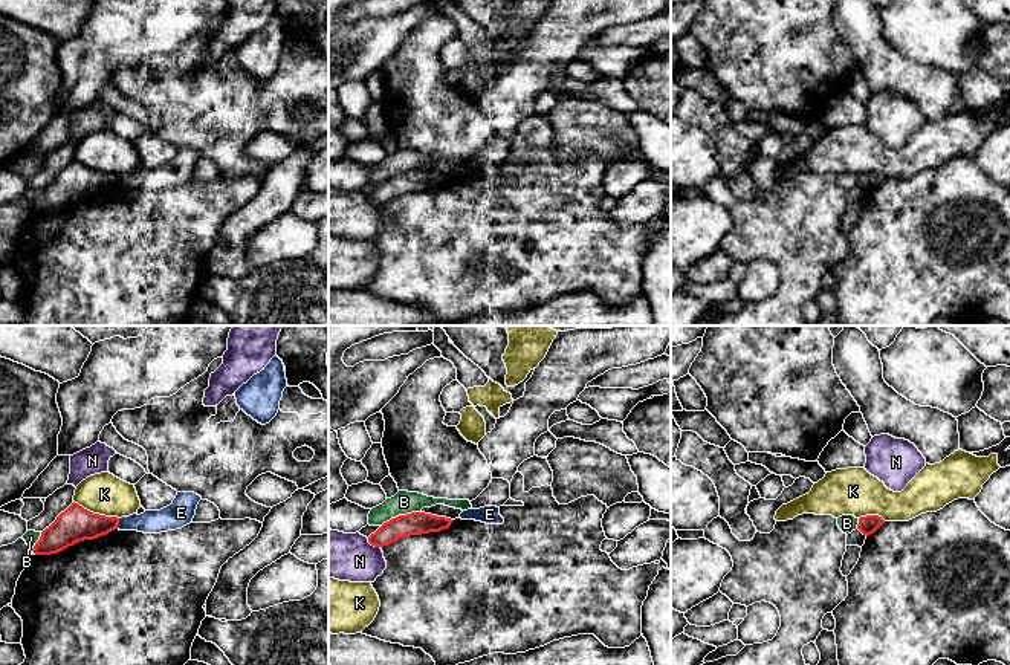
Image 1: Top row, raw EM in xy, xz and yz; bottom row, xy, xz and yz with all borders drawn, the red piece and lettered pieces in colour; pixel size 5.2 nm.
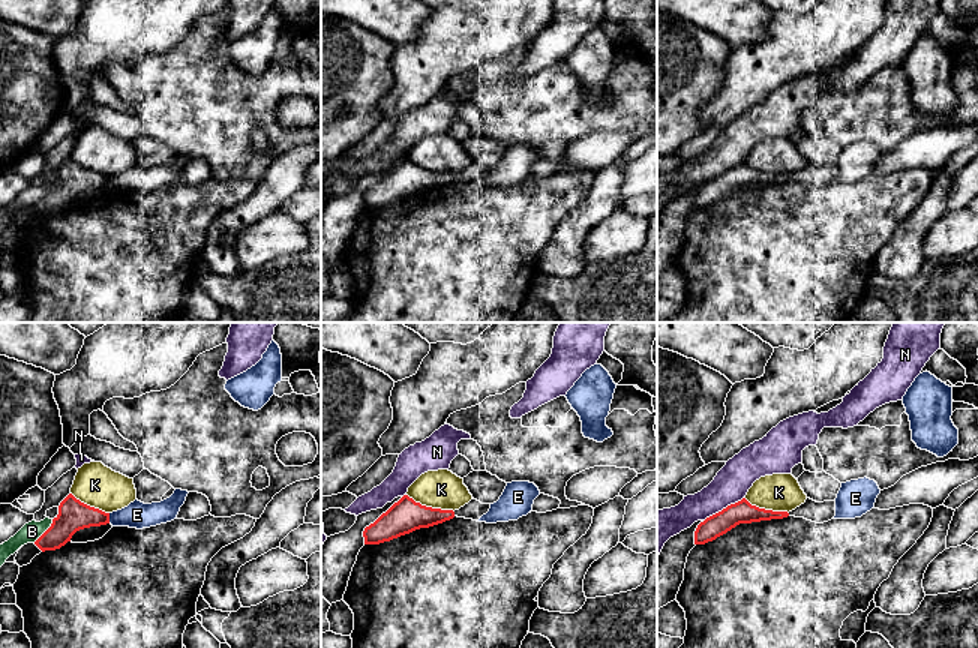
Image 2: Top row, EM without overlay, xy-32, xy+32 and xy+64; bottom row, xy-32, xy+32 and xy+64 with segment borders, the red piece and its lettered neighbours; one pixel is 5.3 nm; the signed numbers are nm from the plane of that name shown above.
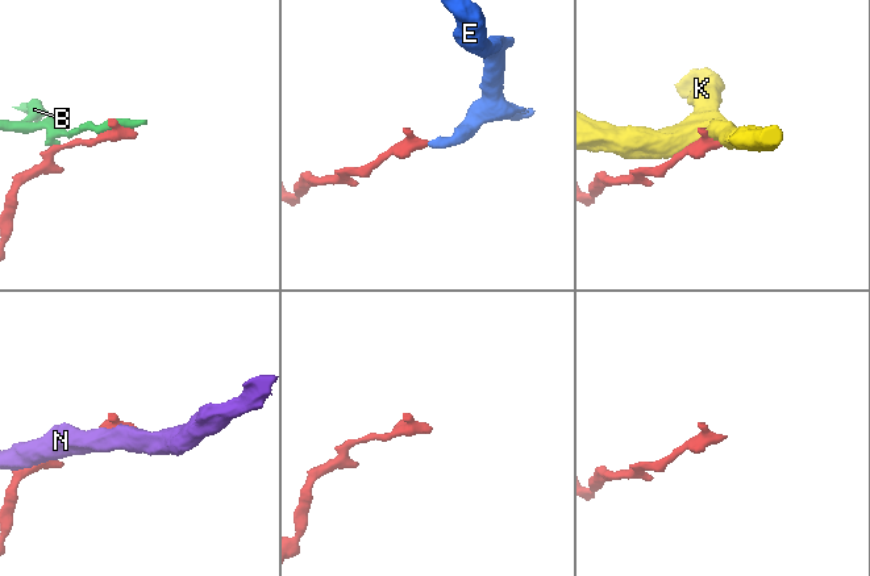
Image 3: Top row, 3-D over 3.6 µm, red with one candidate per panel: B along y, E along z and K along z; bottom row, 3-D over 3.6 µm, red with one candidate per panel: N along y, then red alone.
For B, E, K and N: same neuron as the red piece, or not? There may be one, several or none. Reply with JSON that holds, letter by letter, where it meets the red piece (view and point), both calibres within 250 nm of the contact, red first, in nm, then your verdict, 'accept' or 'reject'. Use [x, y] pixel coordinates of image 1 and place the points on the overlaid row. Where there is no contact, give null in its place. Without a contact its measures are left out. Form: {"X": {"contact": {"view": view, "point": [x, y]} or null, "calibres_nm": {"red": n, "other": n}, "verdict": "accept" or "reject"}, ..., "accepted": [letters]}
{"B": {"contact": {"view": "xz", "point": [399, 515]}, "calibres_nm": {"red": 130, "other": 120}, "verdict": "reject"}, "E": {"contact": {"view": "xy", "point": [118, 523]}, "calibres_nm": {"red": 180, "other": 130}, "verdict": "reject"}, "K": {"contact": {"view": "xy", "point": [97, 514]}, "calibres_nm": {"red": 180, "other": 220}, "verdict": "reject"}, "N": {"contact": {"view": "xz", "point": [373, 544]}, "calibres_nm": {"red": 120, "other": 260}, "verdict": "reject"}, "accepted": []}

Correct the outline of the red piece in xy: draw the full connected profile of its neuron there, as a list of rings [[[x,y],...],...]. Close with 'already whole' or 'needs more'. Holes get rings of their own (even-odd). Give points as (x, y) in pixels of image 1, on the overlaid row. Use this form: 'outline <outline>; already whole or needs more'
outline [[[72,503],[57,520],[41,532],[32,552],[35,555],[58,553],[84,540],[95,540],[118,529],[118,517],[93,514]]]; already whole

